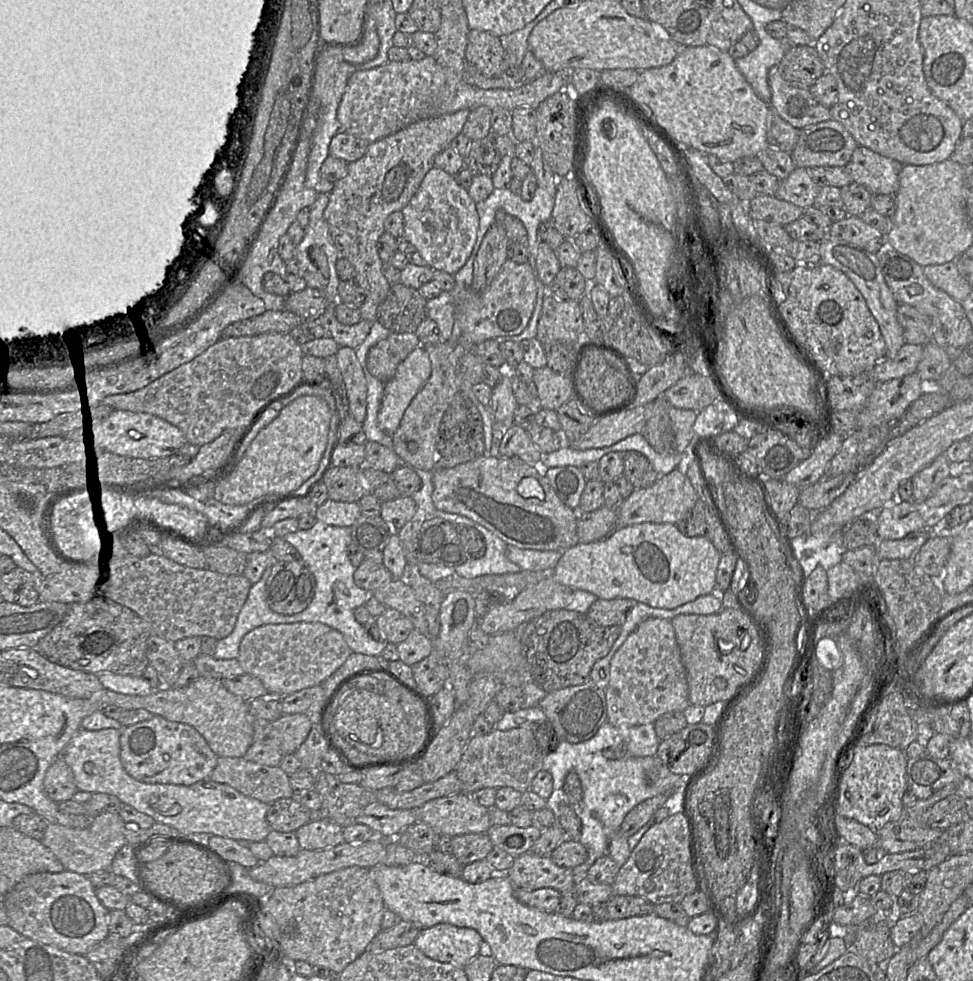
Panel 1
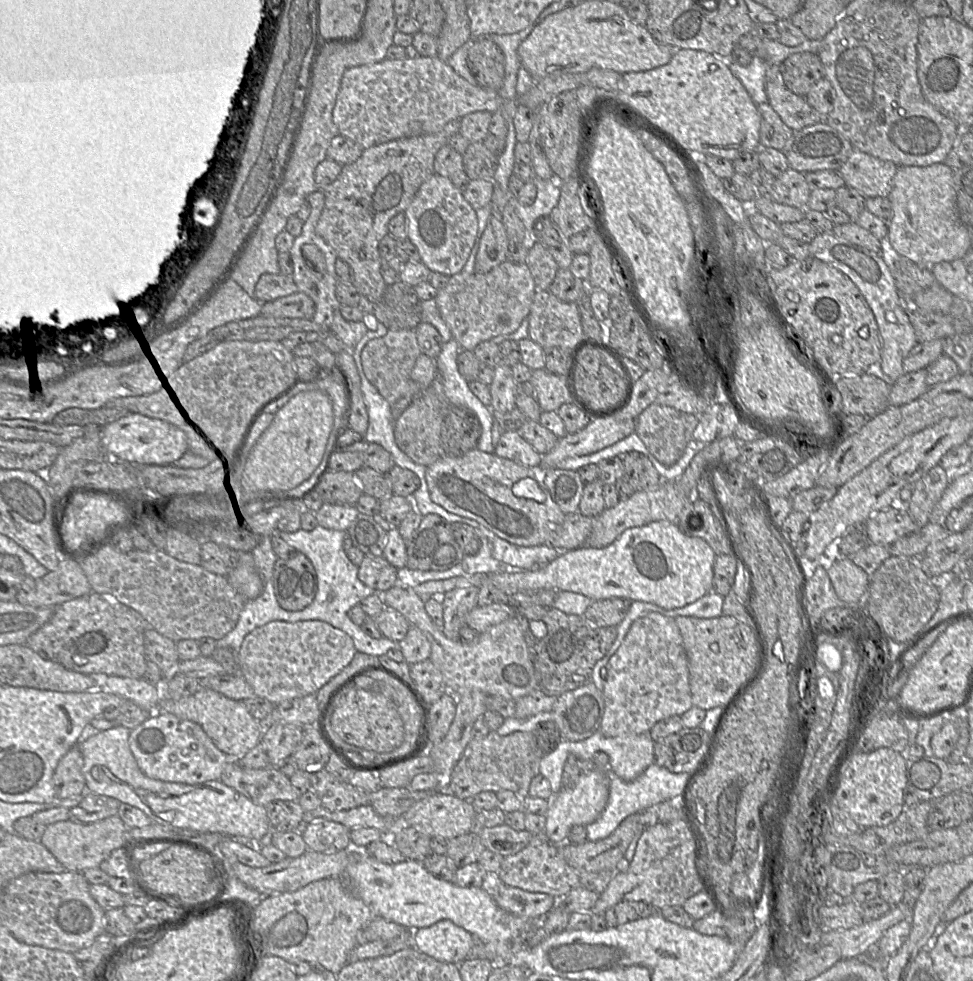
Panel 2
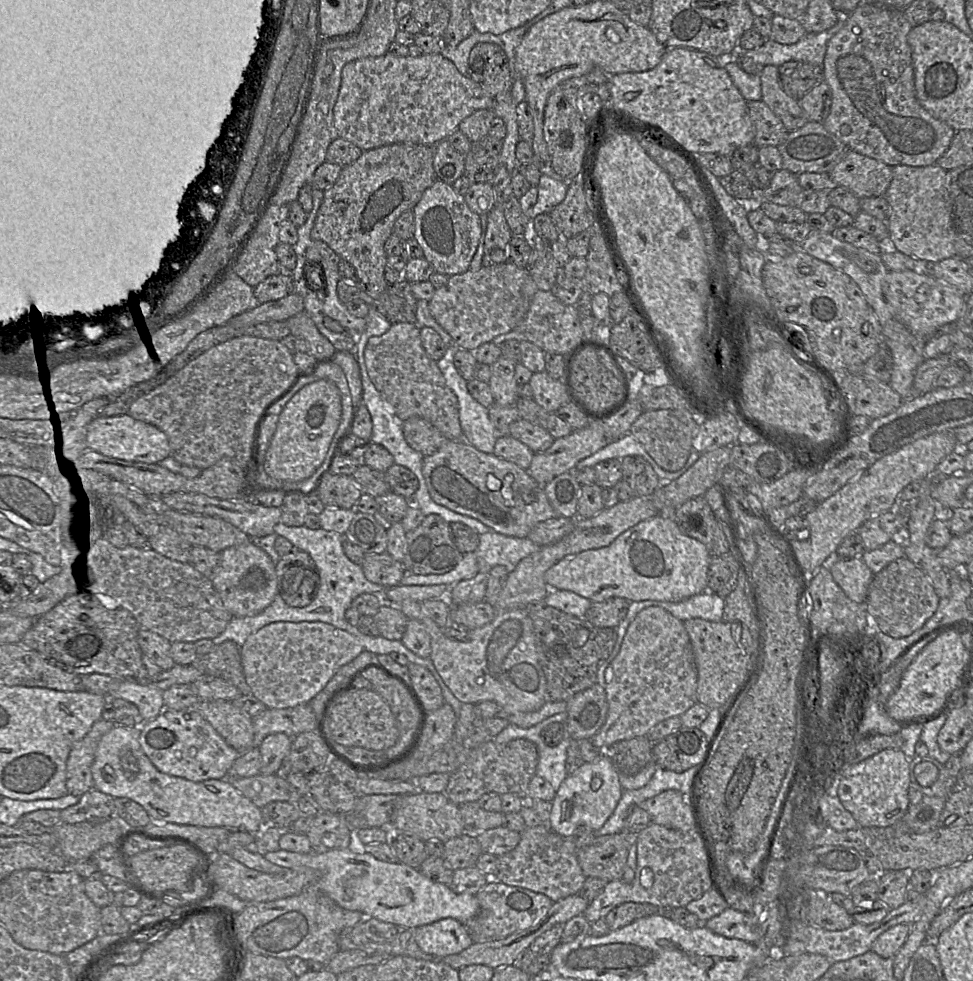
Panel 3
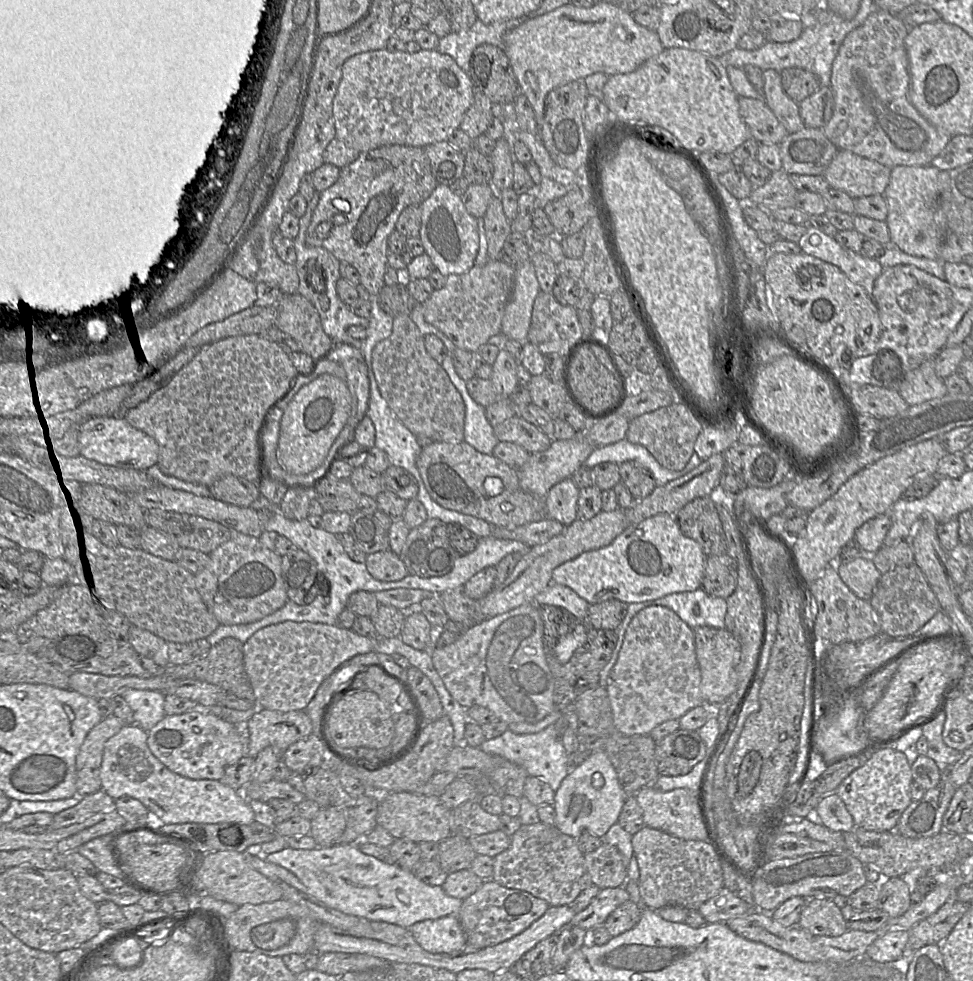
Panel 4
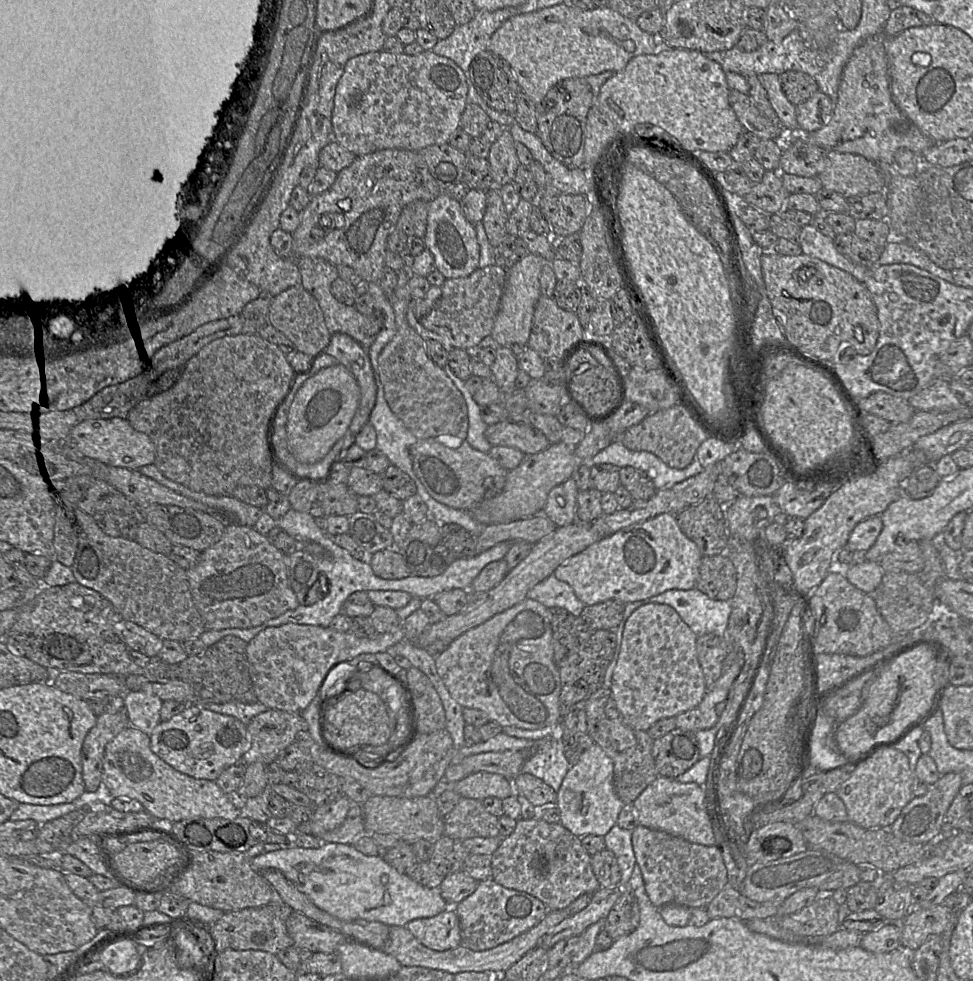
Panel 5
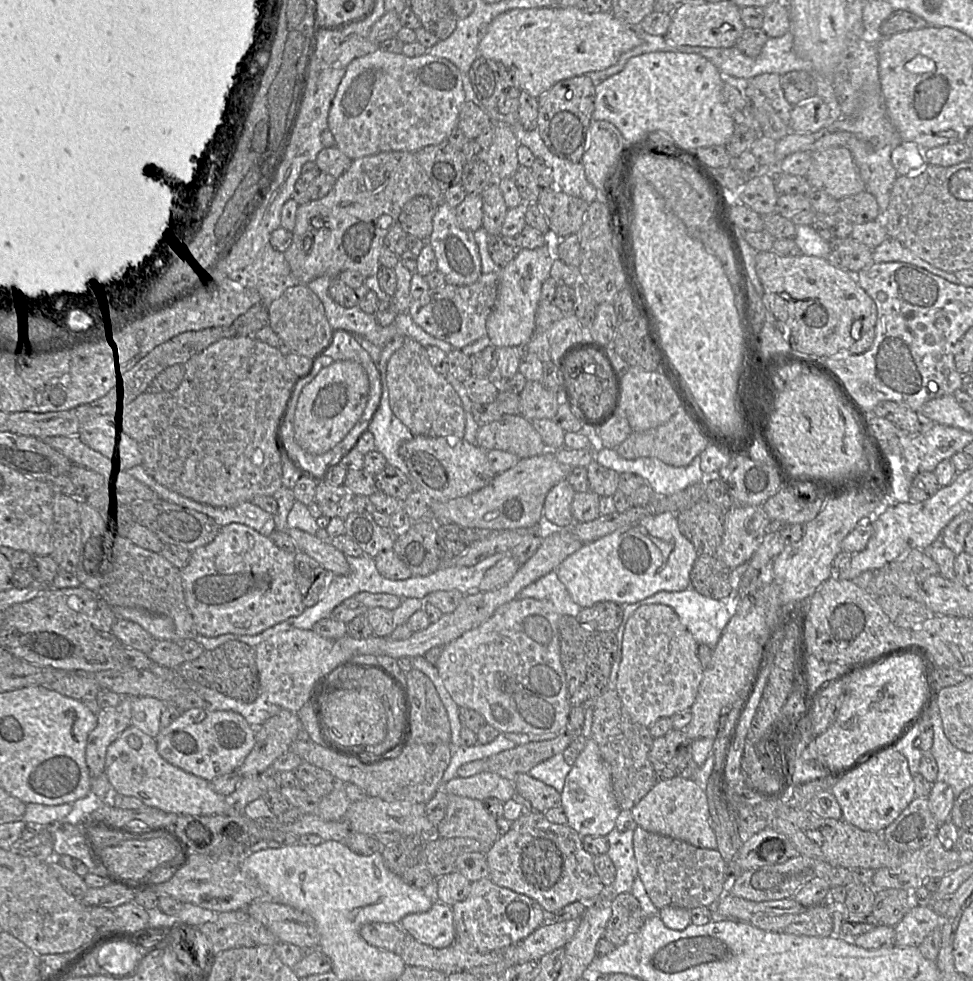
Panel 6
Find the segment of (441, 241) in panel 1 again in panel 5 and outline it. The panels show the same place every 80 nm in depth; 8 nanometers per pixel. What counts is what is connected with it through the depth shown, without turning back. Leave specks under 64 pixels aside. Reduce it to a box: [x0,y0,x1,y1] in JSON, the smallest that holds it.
[423,192,480,279]

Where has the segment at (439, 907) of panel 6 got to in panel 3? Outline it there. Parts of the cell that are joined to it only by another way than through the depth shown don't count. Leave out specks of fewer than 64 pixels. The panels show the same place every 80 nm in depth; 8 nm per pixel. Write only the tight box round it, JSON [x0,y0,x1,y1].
[413,918,474,959]

